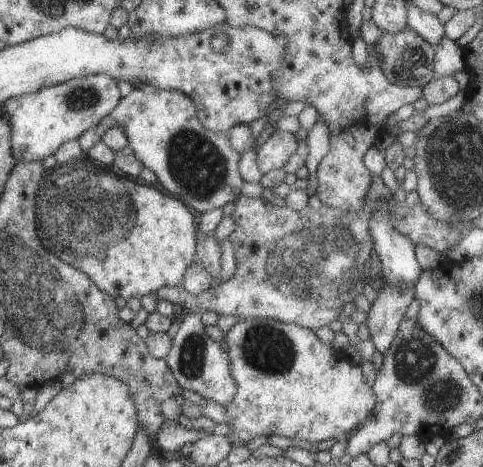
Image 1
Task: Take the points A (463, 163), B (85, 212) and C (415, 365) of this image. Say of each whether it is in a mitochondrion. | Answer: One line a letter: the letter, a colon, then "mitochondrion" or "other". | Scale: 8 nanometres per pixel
A: mitochondrion
B: mitochondrion
C: mitochondrion

